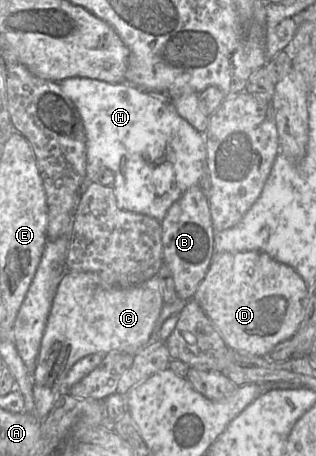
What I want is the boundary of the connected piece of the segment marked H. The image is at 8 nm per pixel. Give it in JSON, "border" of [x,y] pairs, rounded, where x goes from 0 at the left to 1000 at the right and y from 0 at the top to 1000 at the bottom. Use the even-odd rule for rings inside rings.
{"border":[[[256,169],[212,171],[184,182],[241,232],[272,292],[272,384],[250,412],[250,430],[285,404],[307,401],[310,377],[339,368],[361,379],[354,412],[377,458],[456,469],[513,487],[535,456],[589,417],[627,404],[652,373],[646,294],[560,248],[528,211],[500,202],[465,200],[405,180],[342,182]]]}

